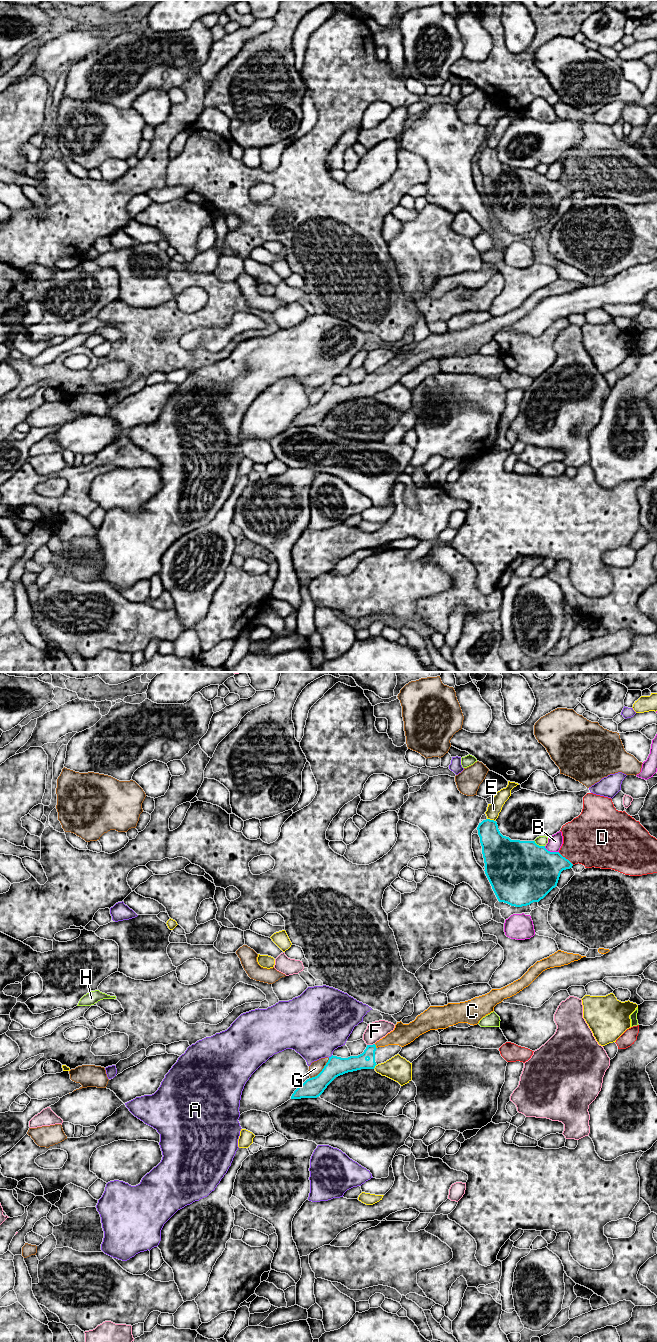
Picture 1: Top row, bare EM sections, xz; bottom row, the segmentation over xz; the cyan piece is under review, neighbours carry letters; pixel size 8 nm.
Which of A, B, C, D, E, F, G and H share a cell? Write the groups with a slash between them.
A / B / C / D / E / F / G / H

